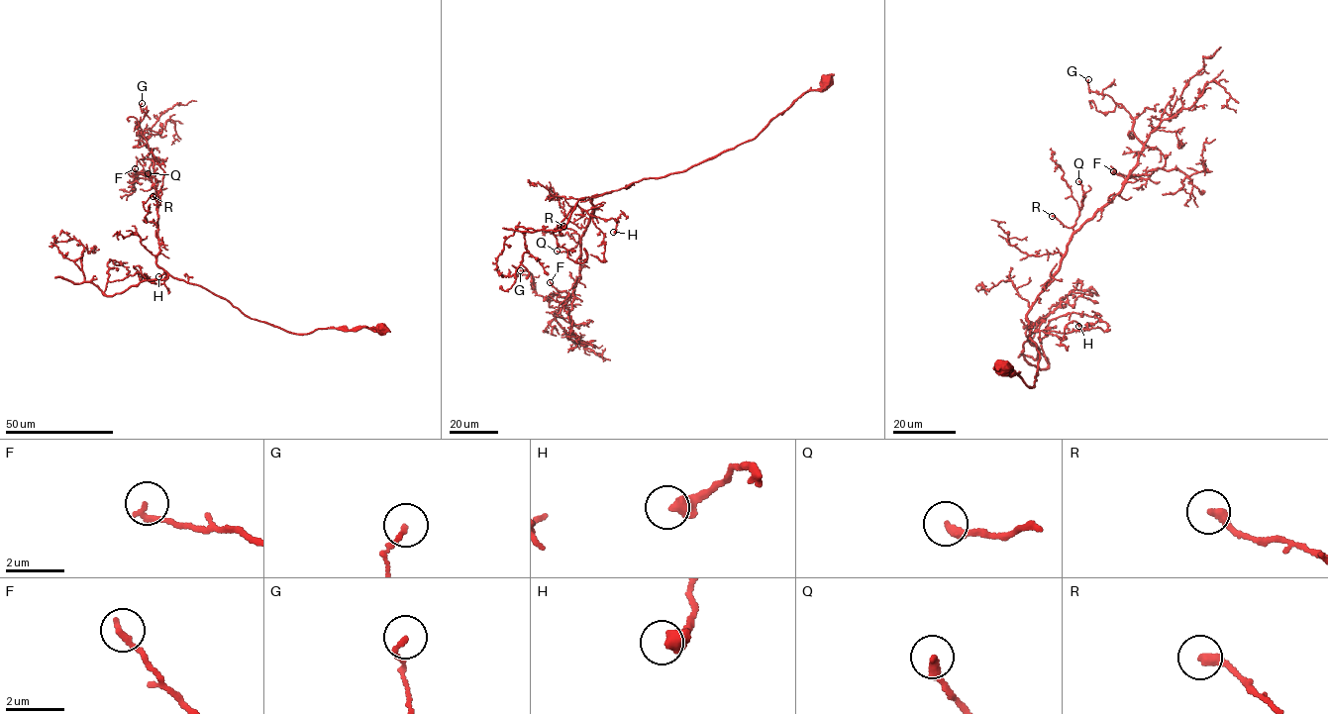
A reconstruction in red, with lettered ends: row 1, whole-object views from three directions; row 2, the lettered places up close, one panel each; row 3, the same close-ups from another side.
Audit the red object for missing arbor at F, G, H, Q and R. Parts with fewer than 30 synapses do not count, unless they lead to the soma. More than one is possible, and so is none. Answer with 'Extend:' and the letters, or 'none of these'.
Extend: none of these

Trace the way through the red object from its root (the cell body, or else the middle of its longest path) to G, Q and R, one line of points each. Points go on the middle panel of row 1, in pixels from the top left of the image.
G: (826, 80), (753, 139), (592, 196), (568, 299), (539, 295), (520, 270)
Q: (826, 80), (803, 93), (753, 139), (685, 170), (592, 196), (579, 243), (557, 251)
R: (826, 80), (803, 93), (753, 139), (685, 170), (592, 196), (580, 239), (563, 226)

